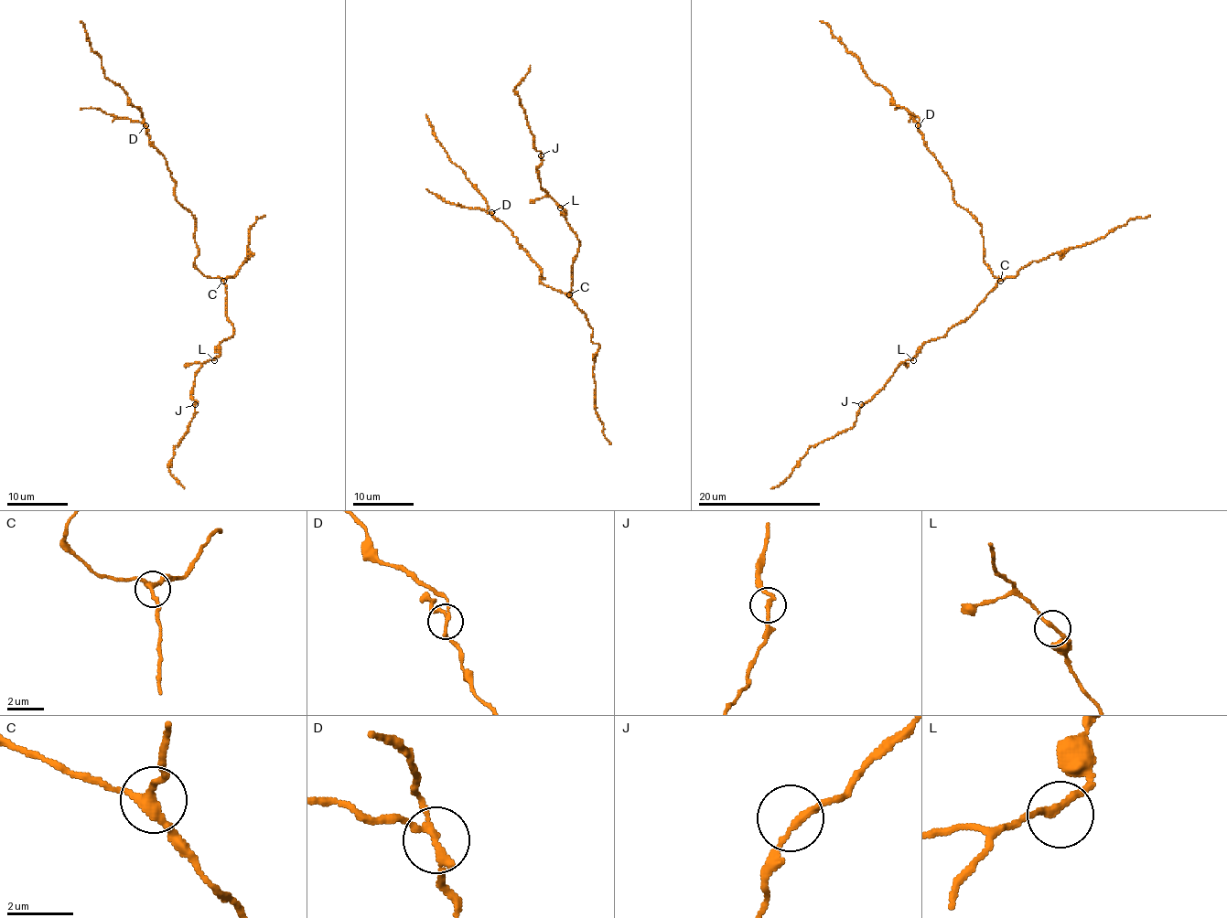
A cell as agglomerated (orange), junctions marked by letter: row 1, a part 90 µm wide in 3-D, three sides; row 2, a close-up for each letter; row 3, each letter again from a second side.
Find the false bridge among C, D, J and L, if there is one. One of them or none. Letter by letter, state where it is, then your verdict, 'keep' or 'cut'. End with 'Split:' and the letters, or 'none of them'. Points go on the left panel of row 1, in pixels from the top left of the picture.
C: at (223, 281); keep
D: at (145, 125); cut
J: at (195, 404); keep
L: at (214, 360); keep
Split: D

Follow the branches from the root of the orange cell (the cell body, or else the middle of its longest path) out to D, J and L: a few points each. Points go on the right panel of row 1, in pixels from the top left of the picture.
D: (994, 276), (984, 260), (982, 226), (952, 199), (951, 180), (928, 149), (918, 125)
J: (994, 276), (998, 278), (995, 287), (968, 317), (941, 337), (928, 340), (868, 401), (861, 404)
L: (994, 276), (998, 278), (995, 287), (977, 308), (941, 337), (928, 340), (913, 360)

